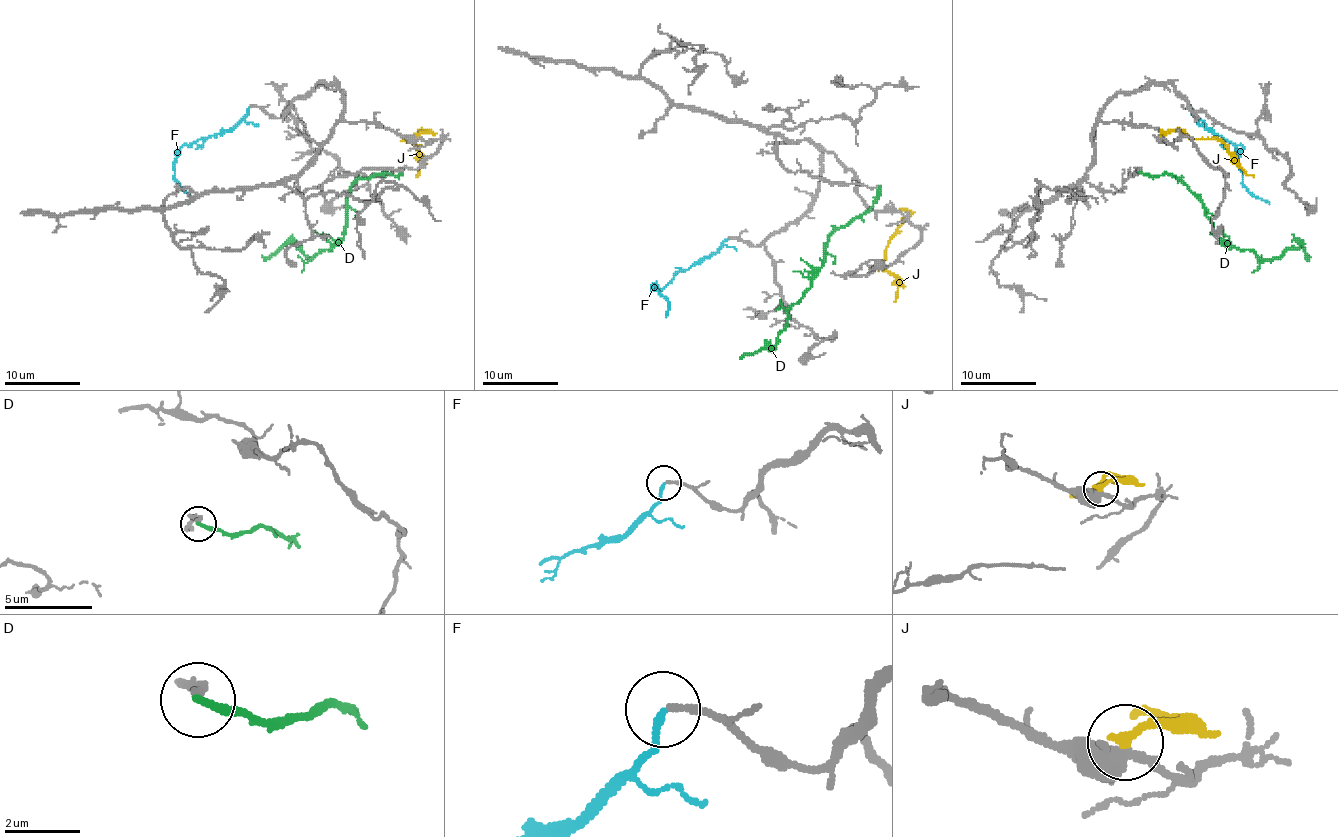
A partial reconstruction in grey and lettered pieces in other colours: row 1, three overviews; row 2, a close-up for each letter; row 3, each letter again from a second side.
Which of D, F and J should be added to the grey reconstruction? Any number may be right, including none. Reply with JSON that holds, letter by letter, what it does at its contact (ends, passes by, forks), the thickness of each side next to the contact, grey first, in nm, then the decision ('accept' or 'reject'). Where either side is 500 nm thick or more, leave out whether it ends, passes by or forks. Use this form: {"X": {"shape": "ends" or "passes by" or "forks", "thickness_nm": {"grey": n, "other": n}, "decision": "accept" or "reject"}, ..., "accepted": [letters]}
{"D": {"shape": "ends", "thickness_nm": {"grey": 180, "other": 260}, "decision": "reject"}, "F": {"shape": "ends", "thickness_nm": {"grey": 180, "other": 190}, "decision": "accept"}, "J": {"shape": "ends", "thickness_nm": {"grey": 400, "other": 240}, "decision": "reject"}, "accepted": ["F"]}

